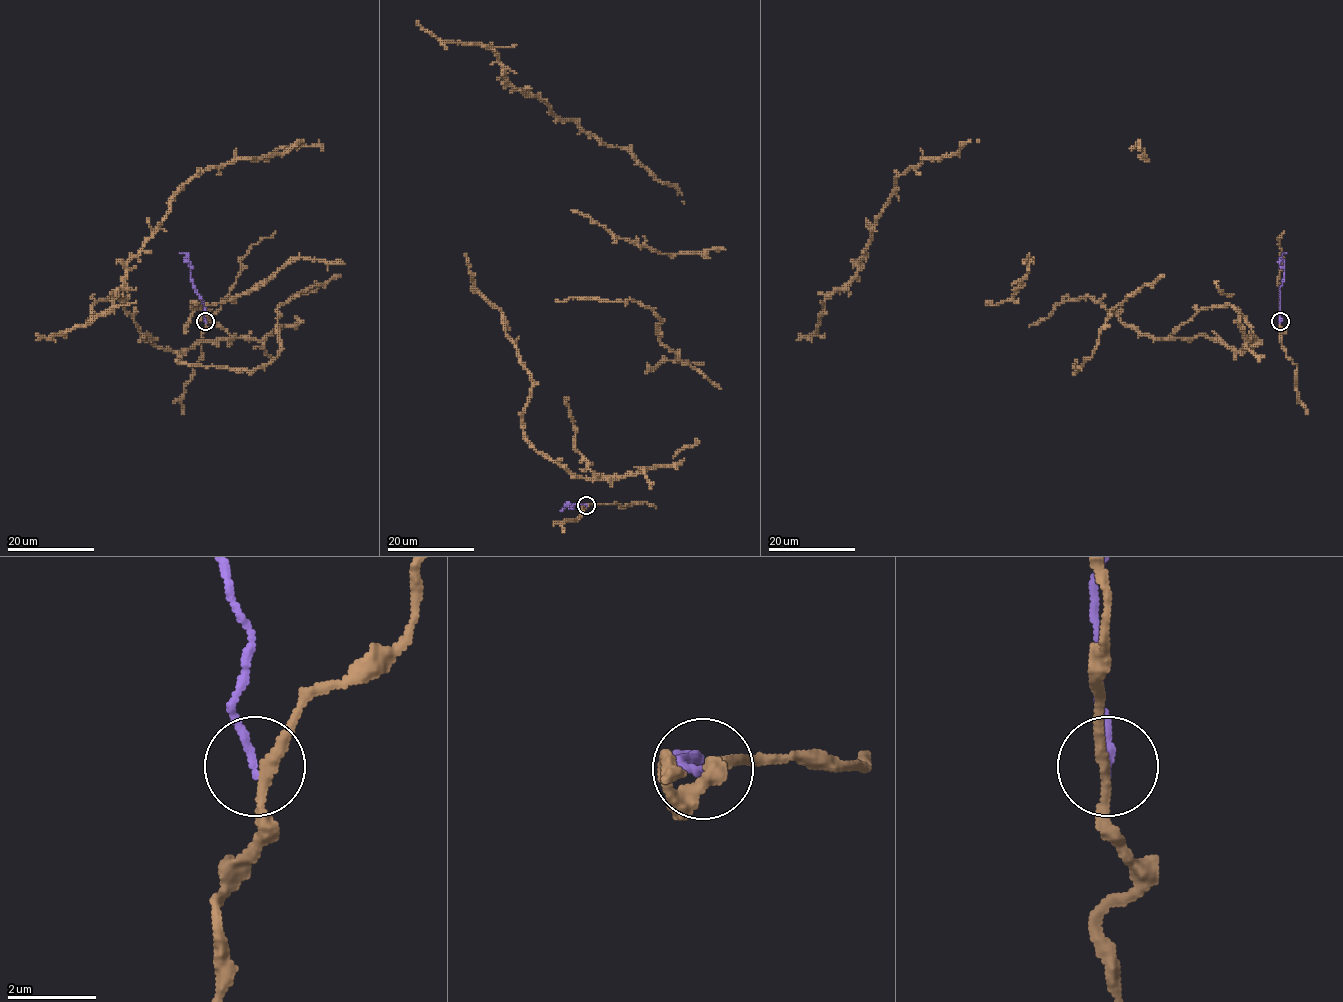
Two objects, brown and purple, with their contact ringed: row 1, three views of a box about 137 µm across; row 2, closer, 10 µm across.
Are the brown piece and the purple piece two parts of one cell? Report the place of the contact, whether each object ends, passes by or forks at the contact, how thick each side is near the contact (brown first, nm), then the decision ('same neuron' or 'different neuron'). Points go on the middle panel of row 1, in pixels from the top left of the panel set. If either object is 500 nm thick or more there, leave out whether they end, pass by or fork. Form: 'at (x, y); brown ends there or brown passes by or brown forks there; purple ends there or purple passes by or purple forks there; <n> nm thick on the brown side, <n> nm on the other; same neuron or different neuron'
at (586, 505); brown passes by; purple ends there; 220 nm thick on the brown side, 160 nm on the other; different neuron

